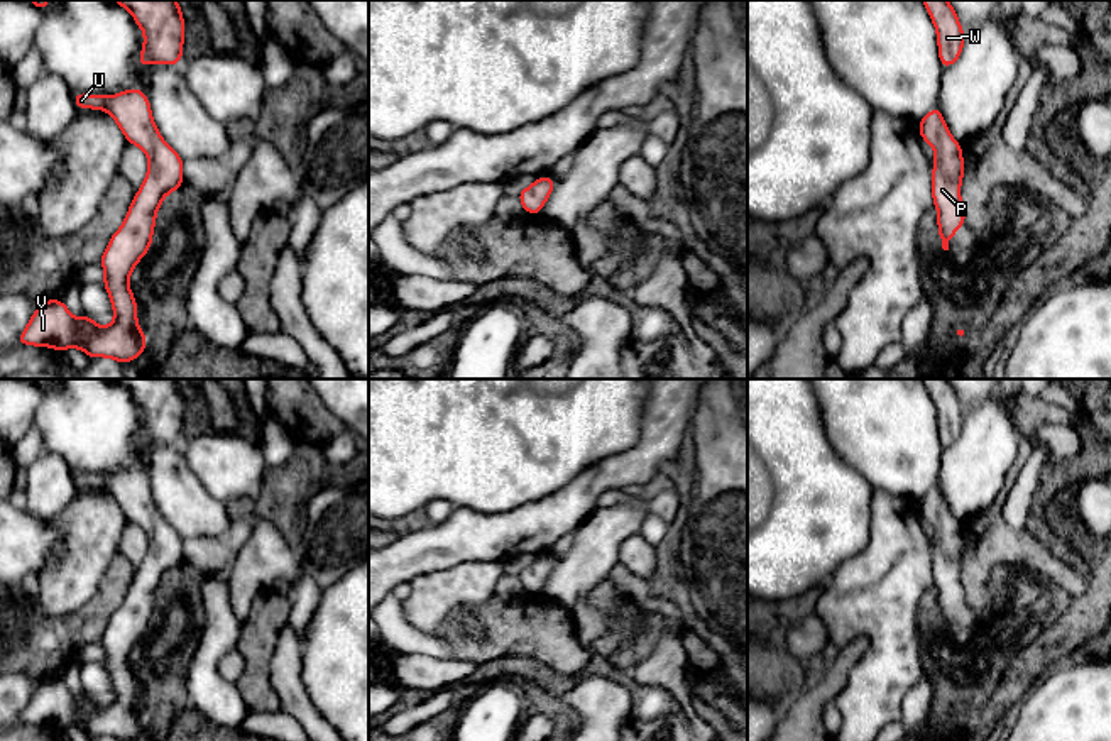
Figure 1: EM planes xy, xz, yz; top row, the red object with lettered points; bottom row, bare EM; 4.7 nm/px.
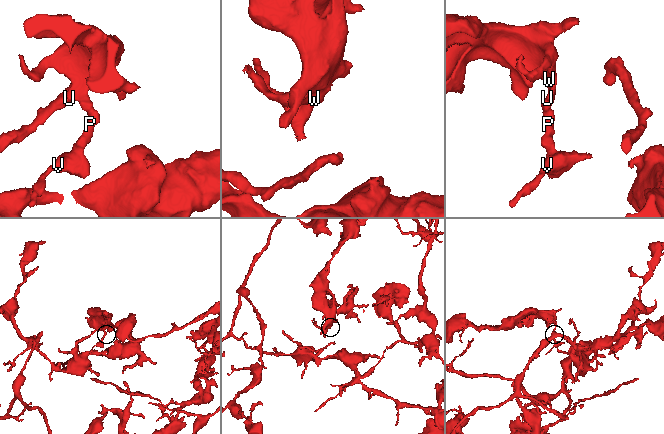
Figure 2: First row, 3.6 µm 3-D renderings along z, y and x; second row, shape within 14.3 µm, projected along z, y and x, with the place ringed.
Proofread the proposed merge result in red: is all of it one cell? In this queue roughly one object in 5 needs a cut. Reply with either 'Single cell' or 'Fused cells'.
Single cell

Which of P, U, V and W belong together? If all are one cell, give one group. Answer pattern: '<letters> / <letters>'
P U V W

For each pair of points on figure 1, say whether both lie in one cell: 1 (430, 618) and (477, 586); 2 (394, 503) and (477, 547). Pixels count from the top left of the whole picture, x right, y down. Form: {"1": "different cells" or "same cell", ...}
{"1": "same cell", "2": "different cells"}

